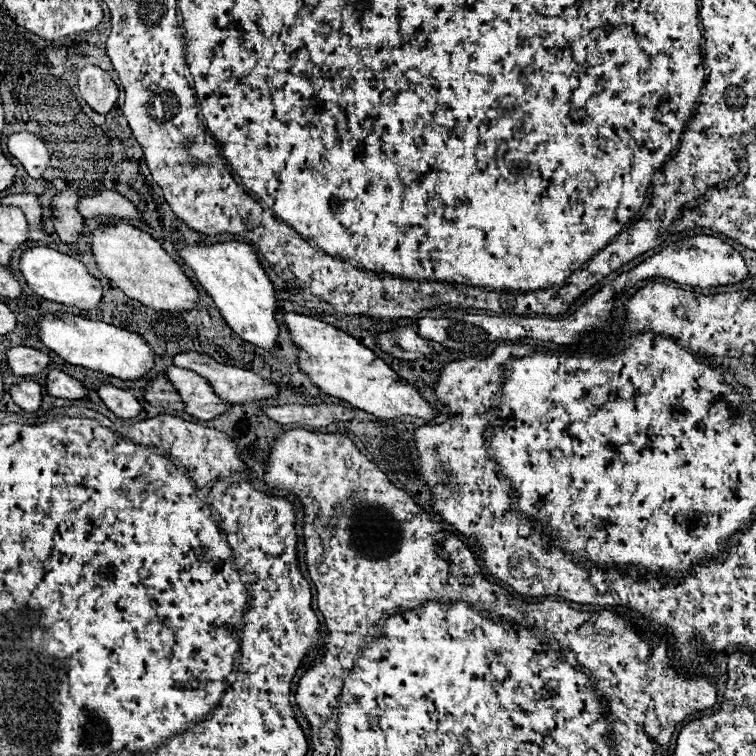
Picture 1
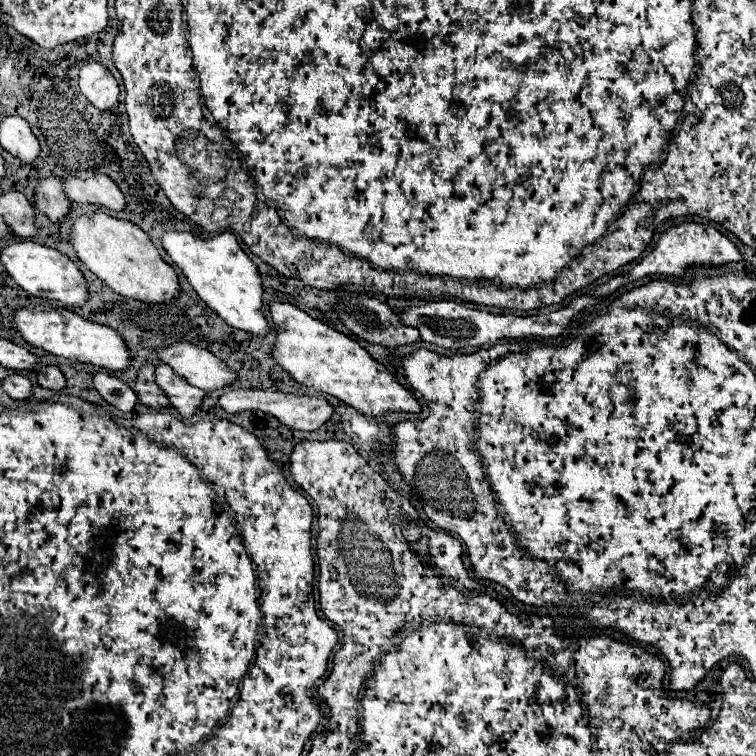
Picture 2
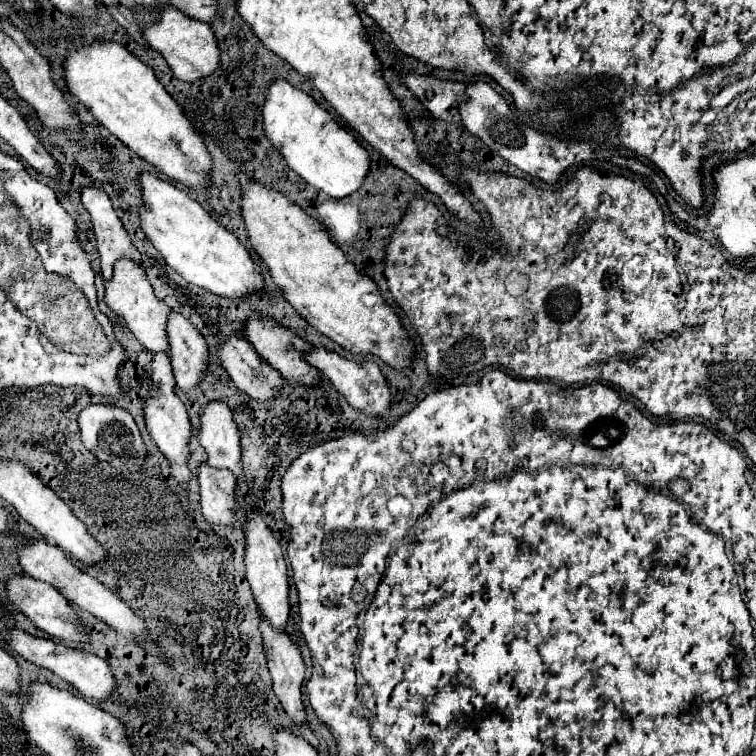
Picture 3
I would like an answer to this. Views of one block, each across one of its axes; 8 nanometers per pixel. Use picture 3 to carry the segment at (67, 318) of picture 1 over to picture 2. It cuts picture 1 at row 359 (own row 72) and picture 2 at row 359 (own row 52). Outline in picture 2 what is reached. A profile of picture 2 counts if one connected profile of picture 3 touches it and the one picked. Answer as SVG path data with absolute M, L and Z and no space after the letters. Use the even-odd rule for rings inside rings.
M36 306L36 308L20 308L14 314L14 322L22 338L36 346L42 348L50 354L74 360L74 362L84 362L84 364L94 364L102 366L114 372L124 372L130 366L130 352L124 342L124 338L116 332L110 330L104 324L96 324L90 320L80 318L78 314L64 310L64 308L46 308L46 306Z

